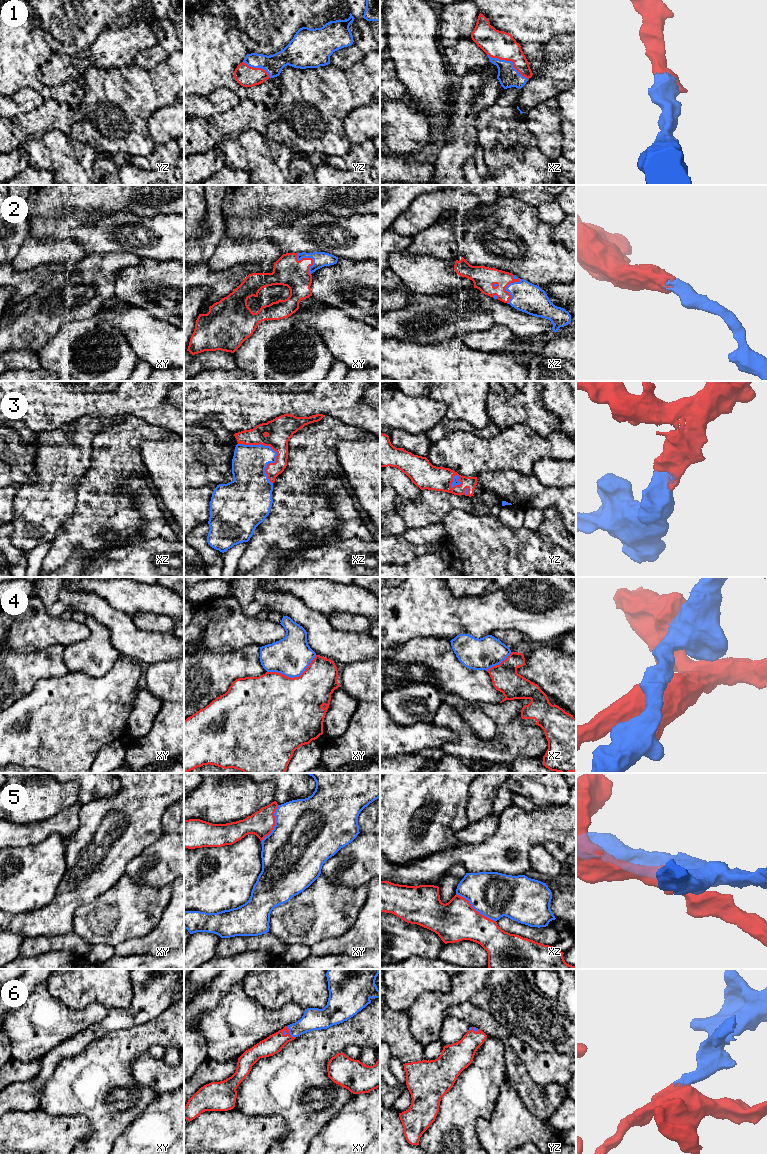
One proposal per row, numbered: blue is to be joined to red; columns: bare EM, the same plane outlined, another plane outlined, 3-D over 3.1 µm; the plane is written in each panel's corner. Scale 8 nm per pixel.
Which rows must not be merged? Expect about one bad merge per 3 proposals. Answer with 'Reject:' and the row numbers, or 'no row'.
Reject: 4, 5

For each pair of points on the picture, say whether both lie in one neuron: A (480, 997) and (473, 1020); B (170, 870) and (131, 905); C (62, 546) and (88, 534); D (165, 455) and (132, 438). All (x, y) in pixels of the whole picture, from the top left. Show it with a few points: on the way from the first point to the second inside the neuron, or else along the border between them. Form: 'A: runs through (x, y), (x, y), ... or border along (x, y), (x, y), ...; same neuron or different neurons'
A: border along (453, 1006), (472, 1003), (482, 1007), (496, 1020); different neurons
B: border along (130, 876), (138, 884), (153, 886), (169, 885); different neurons
C: runs through (68, 540), (73, 535), (82, 535); same neuron
D: border along (164, 438), (141, 443), (140, 458), (144, 465); different neurons

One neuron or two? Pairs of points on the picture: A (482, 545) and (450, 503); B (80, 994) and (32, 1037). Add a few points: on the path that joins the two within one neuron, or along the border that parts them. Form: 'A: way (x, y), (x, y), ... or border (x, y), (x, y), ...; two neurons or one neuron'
A: border (476, 516), (462, 509), (452, 509), (441, 521); two neurons
B: border (48, 991), (74, 1009), (82, 1009), (90, 1004); two neurons

